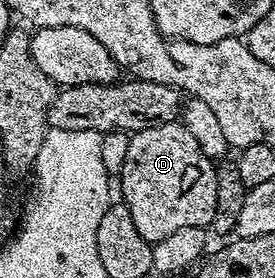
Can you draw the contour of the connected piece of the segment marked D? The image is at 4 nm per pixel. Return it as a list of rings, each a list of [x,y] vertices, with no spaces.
[[[175,120],[131,133],[128,156],[124,160],[120,181],[120,198],[125,202],[128,212],[132,212],[136,232],[140,232],[140,236],[144,236],[144,240],[151,244],[164,240],[166,236],[172,236],[174,232],[180,232],[182,228],[209,227],[216,215],[215,163],[208,156],[204,156],[204,152],[200,152],[200,144],[196,144],[192,132],[188,132],[188,128],[184,128],[181,121]]]

